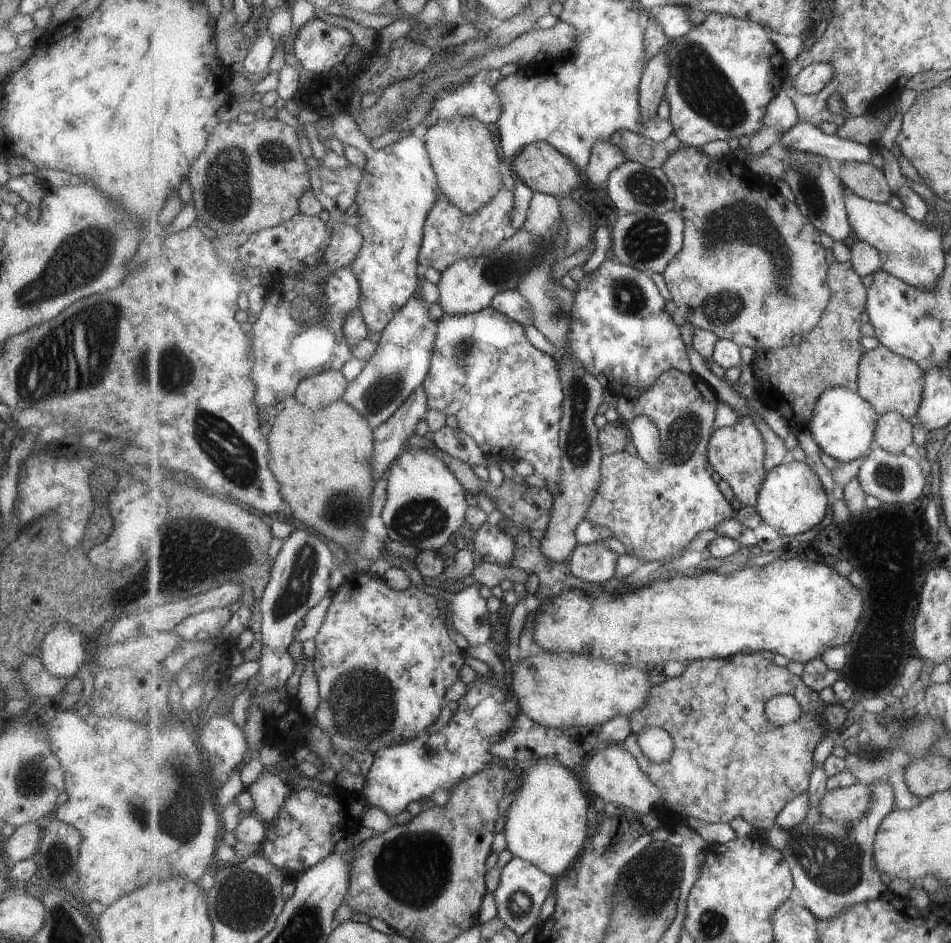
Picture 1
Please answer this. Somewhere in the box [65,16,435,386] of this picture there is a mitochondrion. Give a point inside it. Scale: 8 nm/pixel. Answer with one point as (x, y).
(227, 172)

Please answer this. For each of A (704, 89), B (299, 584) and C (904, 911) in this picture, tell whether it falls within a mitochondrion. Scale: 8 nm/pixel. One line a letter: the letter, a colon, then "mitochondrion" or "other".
A: mitochondrion
B: mitochondrion
C: other

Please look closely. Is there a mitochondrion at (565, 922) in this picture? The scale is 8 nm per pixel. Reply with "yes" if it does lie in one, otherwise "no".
no

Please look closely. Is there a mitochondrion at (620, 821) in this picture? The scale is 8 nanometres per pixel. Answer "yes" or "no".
no

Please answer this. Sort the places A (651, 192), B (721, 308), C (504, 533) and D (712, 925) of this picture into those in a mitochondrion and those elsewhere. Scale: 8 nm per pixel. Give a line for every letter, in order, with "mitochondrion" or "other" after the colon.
A: mitochondrion
B: mitochondrion
C: other
D: mitochondrion

